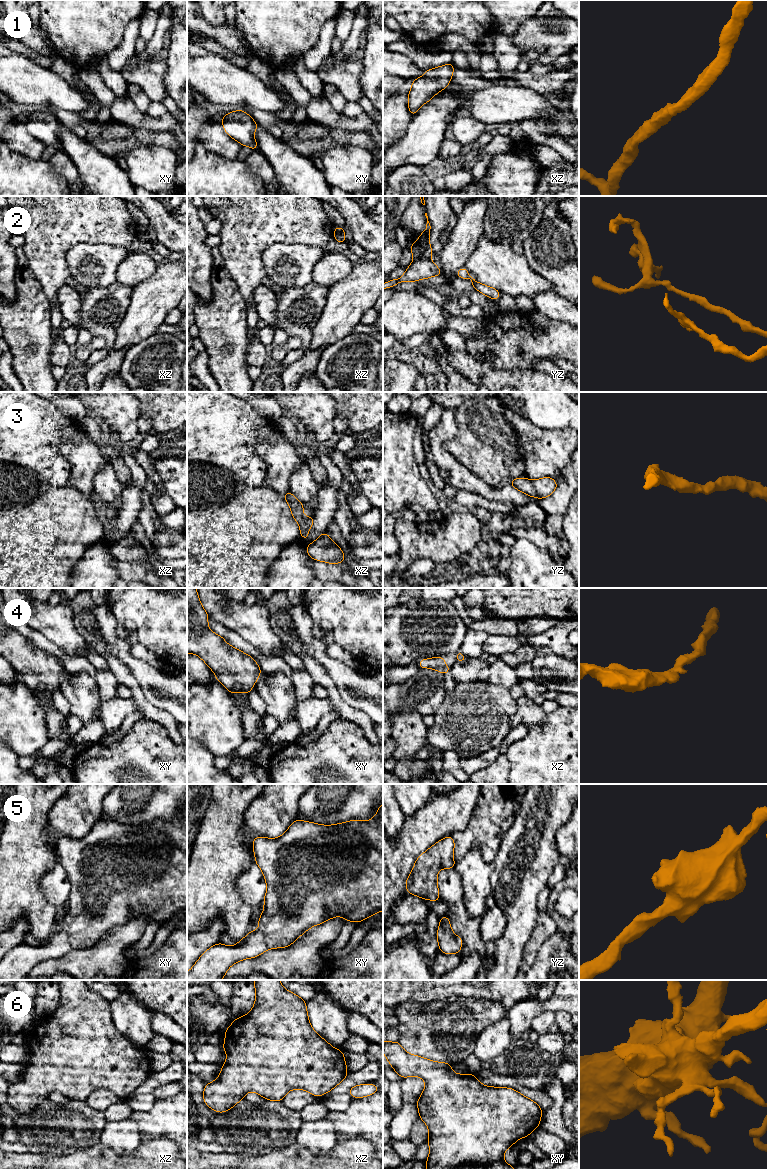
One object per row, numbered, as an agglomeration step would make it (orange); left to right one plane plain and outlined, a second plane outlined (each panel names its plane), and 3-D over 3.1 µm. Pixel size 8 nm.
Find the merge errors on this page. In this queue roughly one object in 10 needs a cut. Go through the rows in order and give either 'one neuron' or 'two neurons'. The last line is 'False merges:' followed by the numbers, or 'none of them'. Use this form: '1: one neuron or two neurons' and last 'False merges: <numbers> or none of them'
1: one neuron
2: two neurons
3: one neuron
4: one neuron
5: one neuron
6: one neuron
False merges: 2

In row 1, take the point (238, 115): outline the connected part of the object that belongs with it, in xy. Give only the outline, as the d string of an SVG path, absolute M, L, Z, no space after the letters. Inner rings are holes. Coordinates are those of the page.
M245 111L229 112L220 121L223 123L223 130L235 141L252 150L258 150L254 132L259 125Z

